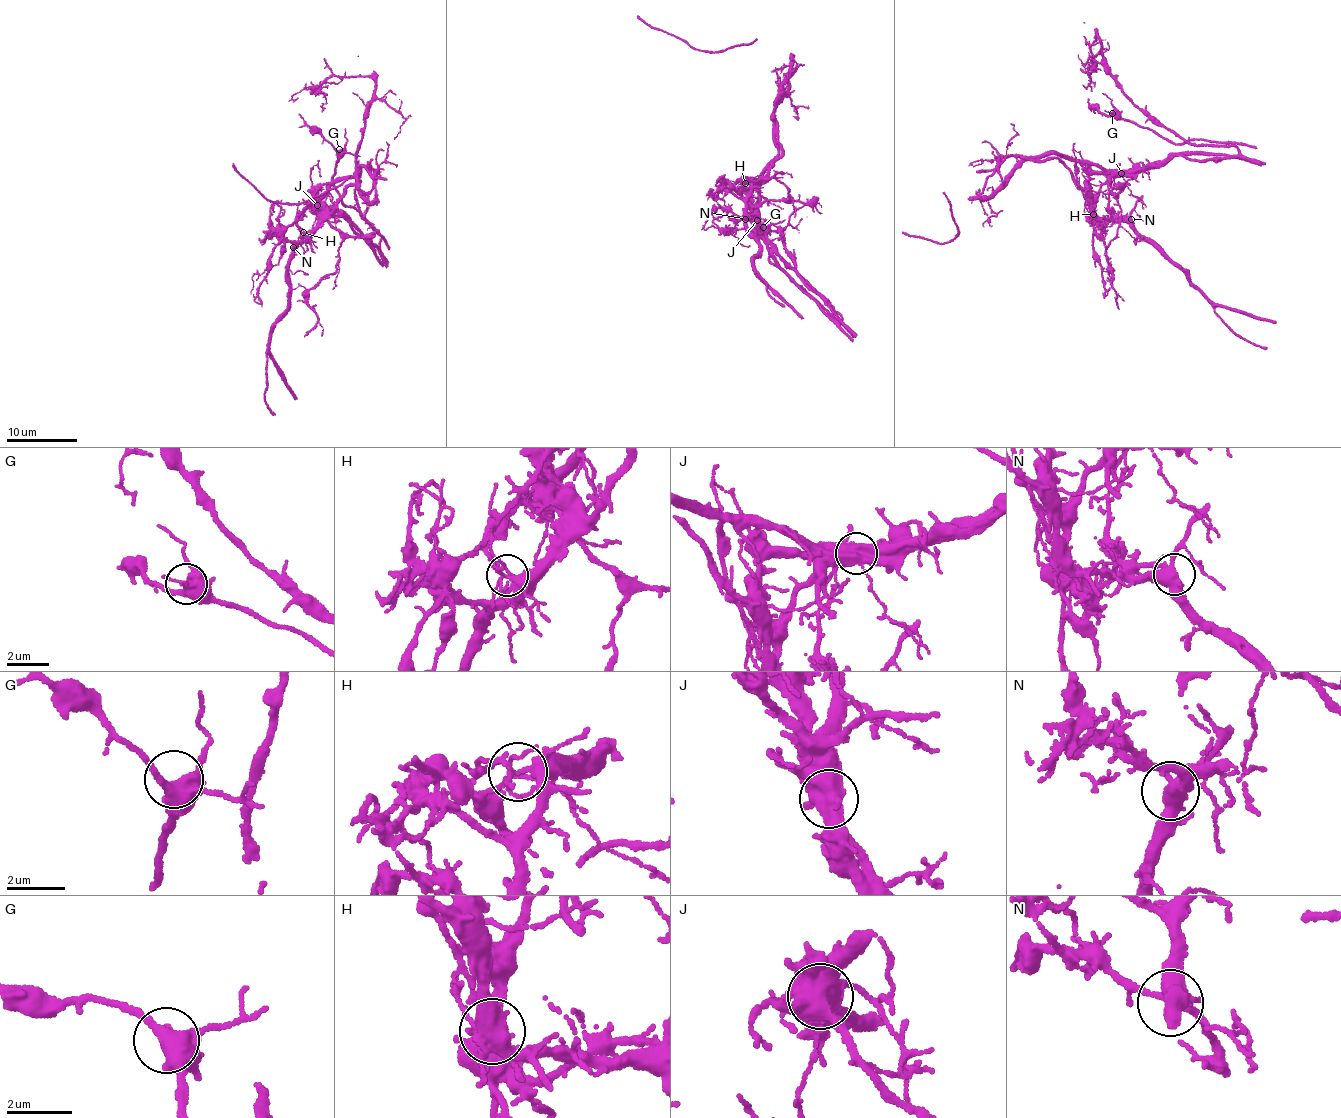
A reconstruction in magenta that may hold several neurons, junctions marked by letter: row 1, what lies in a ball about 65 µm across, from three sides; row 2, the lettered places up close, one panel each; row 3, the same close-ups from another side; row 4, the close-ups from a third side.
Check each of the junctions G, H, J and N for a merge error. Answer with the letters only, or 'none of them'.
H, J

